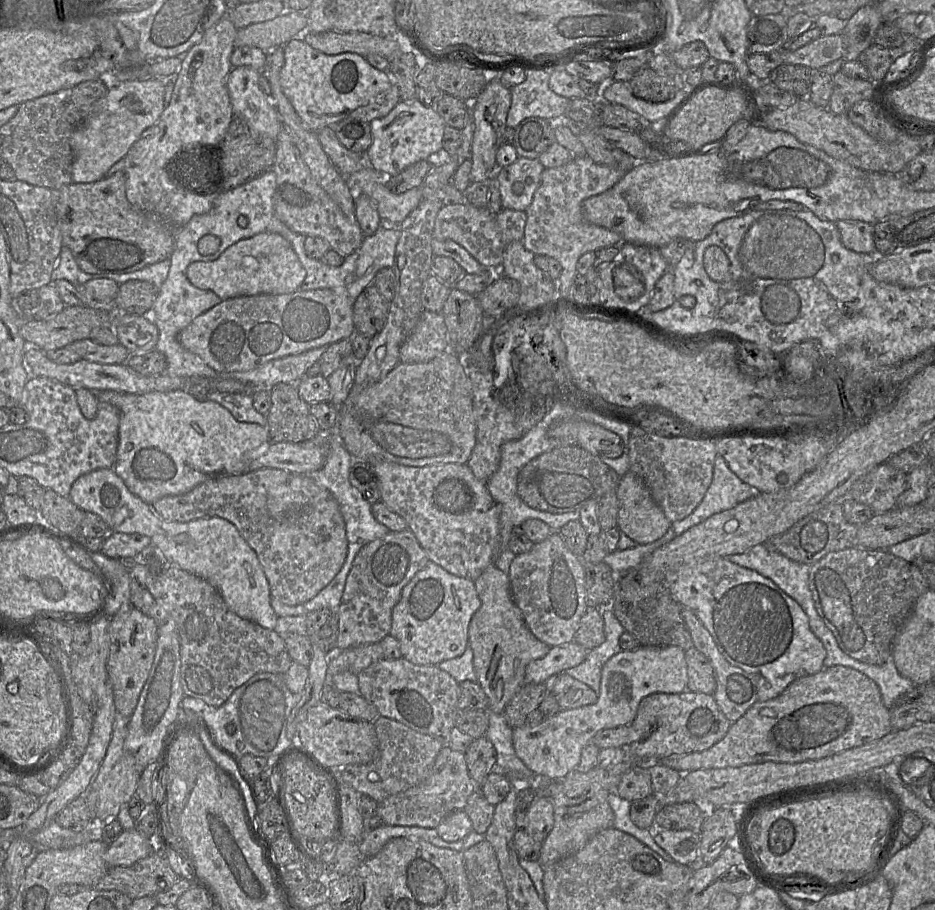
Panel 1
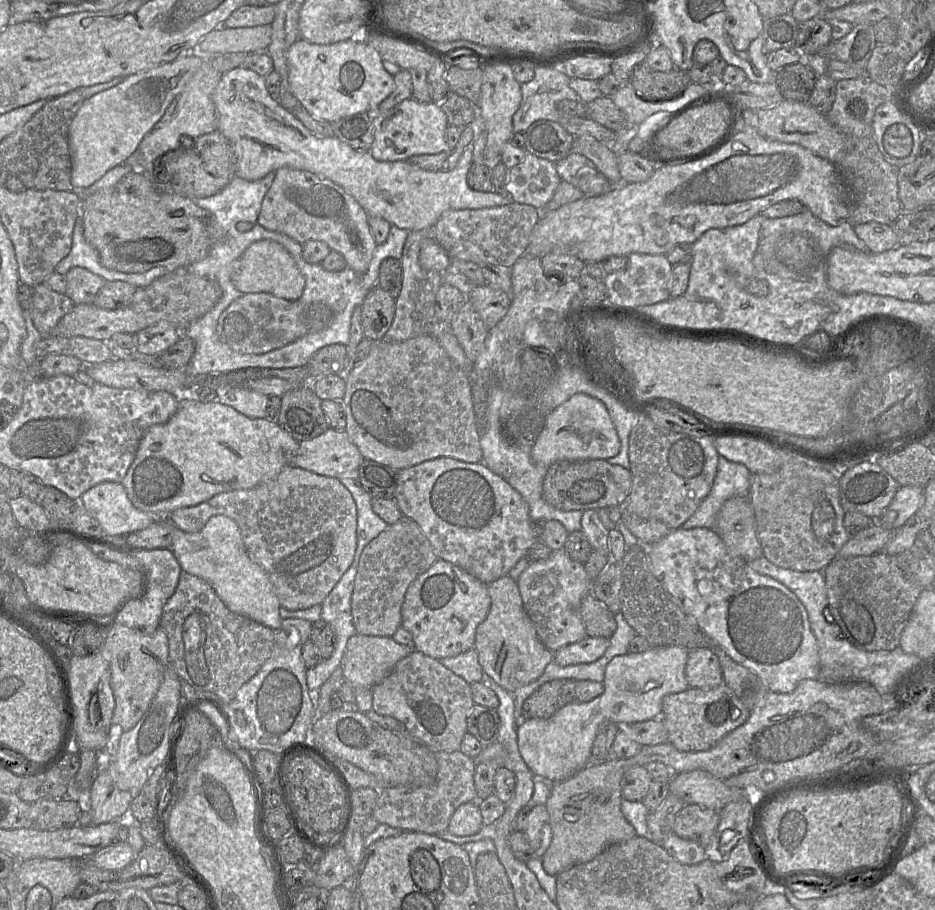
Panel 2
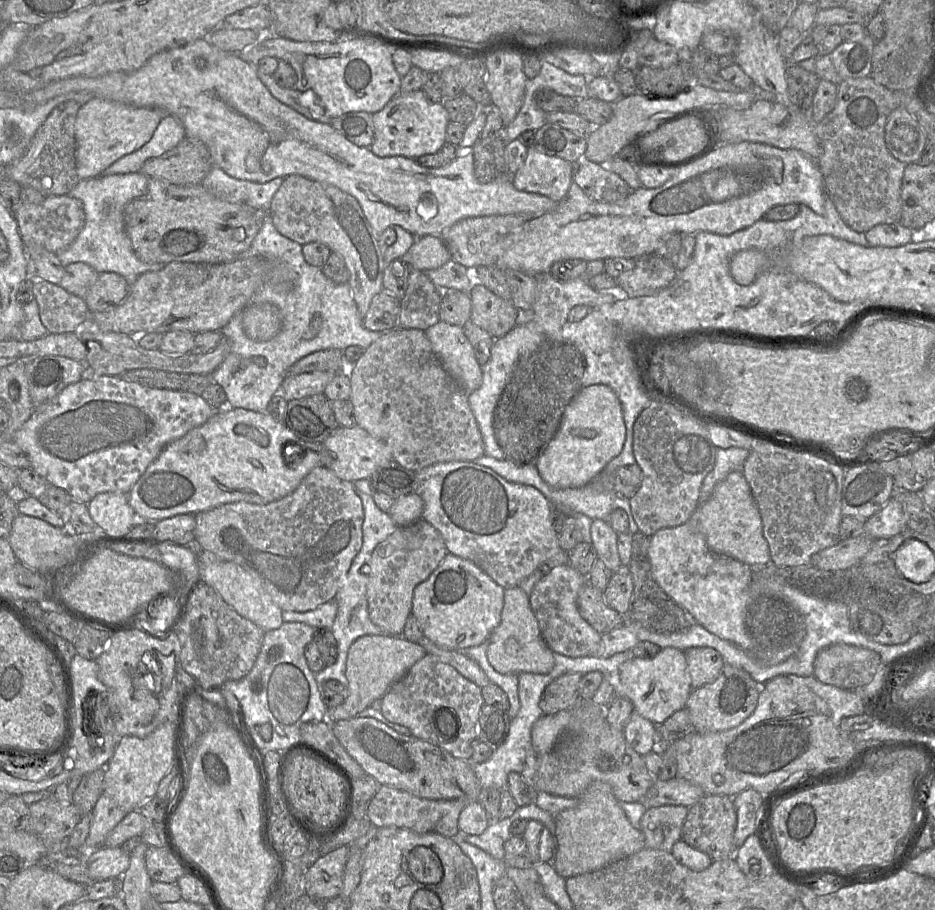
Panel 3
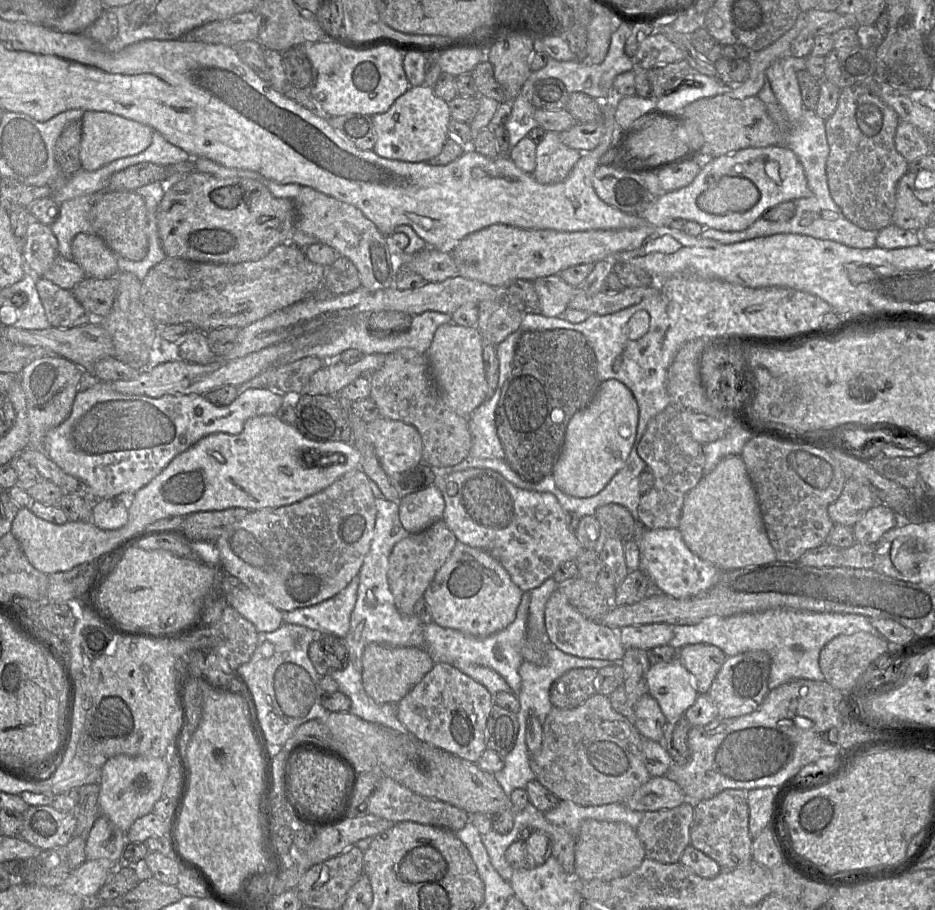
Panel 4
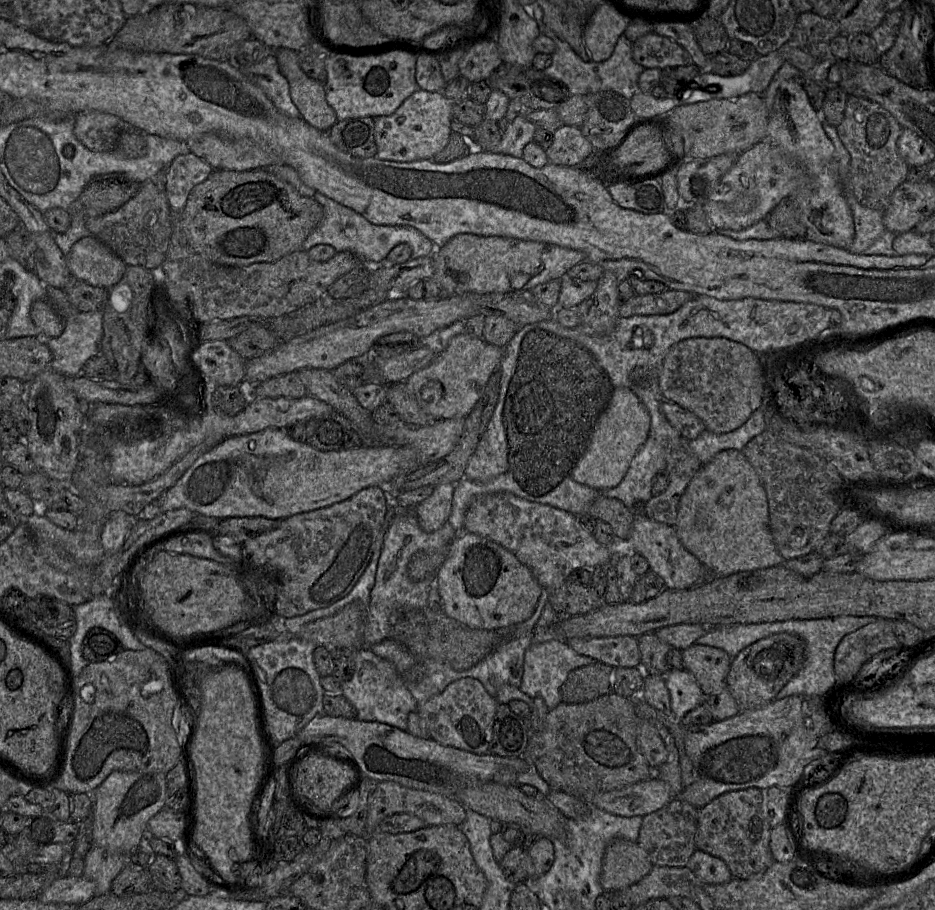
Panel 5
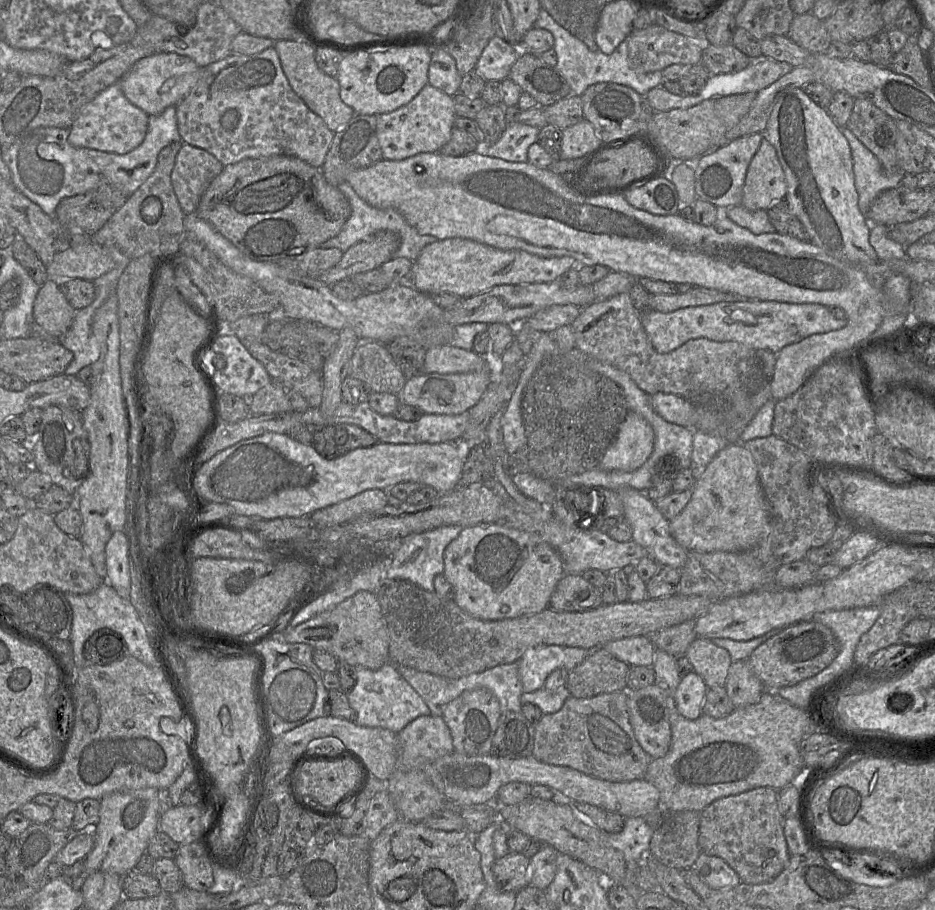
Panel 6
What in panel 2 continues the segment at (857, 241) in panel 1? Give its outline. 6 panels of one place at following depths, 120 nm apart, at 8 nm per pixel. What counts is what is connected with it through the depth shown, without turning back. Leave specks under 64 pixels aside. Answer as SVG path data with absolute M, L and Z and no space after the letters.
M868 222L855 225L853 229L872 253L882 253L899 245L898 235L892 225Z

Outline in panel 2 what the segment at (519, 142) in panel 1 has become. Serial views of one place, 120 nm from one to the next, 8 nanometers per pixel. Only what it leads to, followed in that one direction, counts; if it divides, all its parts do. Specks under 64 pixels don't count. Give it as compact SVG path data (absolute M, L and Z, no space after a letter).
M537 120L524 131L524 150L556 163L573 151L574 138L560 122Z

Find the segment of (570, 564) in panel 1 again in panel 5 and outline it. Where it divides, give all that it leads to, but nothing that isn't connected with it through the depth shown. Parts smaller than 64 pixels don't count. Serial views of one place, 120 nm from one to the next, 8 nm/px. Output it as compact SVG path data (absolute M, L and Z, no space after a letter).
M634 636L570 638L565 641L580 655L617 667L640 667L641 655Z

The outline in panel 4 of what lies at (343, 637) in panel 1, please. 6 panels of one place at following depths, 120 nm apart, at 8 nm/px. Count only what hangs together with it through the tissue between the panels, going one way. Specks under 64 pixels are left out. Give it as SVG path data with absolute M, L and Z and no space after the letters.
M441 520L421 533L410 534L394 546L389 558L388 582L395 605L401 614L414 614L415 604L423 597L457 543L455 534Z

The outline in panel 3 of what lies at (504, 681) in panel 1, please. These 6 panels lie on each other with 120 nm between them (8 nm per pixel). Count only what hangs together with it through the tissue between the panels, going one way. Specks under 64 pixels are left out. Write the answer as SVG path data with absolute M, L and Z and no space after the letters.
M520 587L505 589L501 622L487 642L488 661L500 674L547 674L554 666L553 651L541 635L537 618L529 603L529 596Z

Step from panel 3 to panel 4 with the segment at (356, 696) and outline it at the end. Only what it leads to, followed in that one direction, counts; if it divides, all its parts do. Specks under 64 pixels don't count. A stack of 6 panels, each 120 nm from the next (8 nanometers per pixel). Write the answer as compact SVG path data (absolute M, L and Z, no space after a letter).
M371 643L362 655L362 684L367 695L379 704L397 704L433 668L434 662L424 649L392 647Z

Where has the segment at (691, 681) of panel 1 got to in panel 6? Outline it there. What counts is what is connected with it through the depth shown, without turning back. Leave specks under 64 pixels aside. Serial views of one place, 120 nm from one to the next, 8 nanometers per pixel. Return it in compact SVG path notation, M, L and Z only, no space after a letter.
M697 637L688 646L685 655L691 662L694 672L704 680L709 689L725 685L729 669L733 663L731 656L726 649L715 645L711 639Z

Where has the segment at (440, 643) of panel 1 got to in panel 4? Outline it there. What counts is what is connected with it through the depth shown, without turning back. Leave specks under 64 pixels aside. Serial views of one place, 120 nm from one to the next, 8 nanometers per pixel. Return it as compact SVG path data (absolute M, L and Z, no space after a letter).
M458 542L424 592L423 599L430 609L431 621L438 626L484 638L515 621L524 593L497 559Z

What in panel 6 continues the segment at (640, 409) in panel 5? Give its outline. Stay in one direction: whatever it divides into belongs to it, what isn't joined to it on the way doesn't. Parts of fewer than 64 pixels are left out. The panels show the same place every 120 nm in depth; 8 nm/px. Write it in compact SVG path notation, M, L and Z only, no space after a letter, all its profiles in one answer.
M629 411L598 468L605 471L634 471L648 459L653 445L652 426L639 414Z

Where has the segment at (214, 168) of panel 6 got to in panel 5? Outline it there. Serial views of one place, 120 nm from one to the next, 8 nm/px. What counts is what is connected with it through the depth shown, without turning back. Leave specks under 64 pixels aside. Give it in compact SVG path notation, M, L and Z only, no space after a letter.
M192 152L178 155L166 169L166 193L173 214L179 214L197 184L203 182L214 169Z

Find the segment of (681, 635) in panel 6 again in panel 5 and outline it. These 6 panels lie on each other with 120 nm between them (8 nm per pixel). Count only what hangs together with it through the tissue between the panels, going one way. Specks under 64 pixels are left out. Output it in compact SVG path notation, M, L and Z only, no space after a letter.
M648 632L636 638L641 655L640 667L645 675L665 675L670 670L667 654L672 647L660 640L654 632Z

